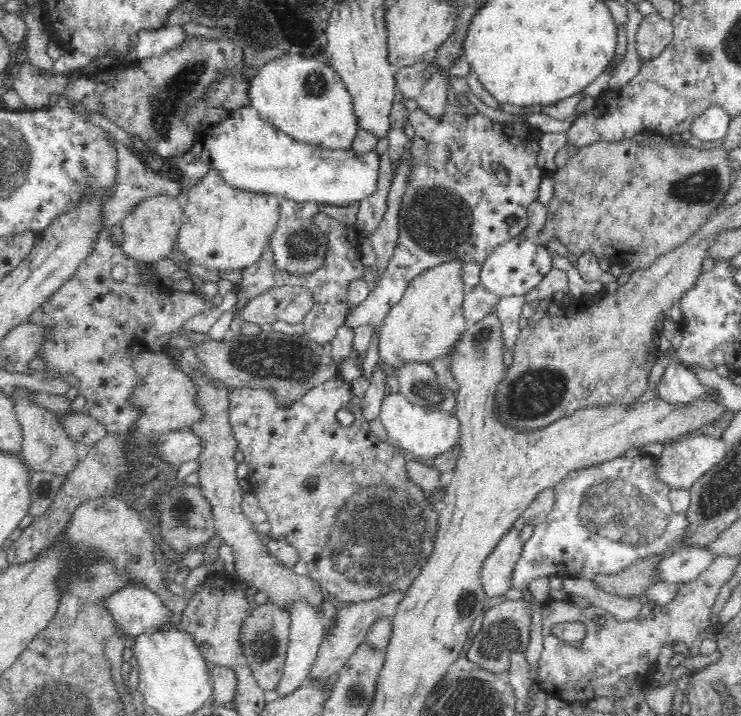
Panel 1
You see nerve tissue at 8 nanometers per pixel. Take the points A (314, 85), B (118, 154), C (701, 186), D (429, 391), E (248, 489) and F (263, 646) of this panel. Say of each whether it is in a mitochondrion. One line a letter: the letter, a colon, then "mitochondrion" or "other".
A: mitochondrion
B: other
C: mitochondrion
D: mitochondrion
E: other
F: mitochondrion

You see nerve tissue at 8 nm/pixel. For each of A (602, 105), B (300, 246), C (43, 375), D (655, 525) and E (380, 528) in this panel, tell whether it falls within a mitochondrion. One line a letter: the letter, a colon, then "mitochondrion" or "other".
A: other
B: mitochondrion
C: mitochondrion
D: mitochondrion
E: mitochondrion

